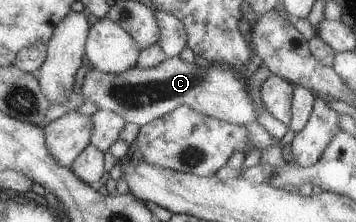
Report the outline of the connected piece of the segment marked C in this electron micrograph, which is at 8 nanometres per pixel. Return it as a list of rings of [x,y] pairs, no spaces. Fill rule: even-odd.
[[[167,57],[156,66],[132,67],[123,73],[105,73],[92,68],[85,76],[81,93],[85,102],[92,102],[100,109],[111,110],[125,121],[134,122],[140,127],[172,112],[180,105],[189,106],[196,112],[225,123],[247,125],[258,122],[258,116],[245,75],[226,65],[186,62],[180,57]]]

